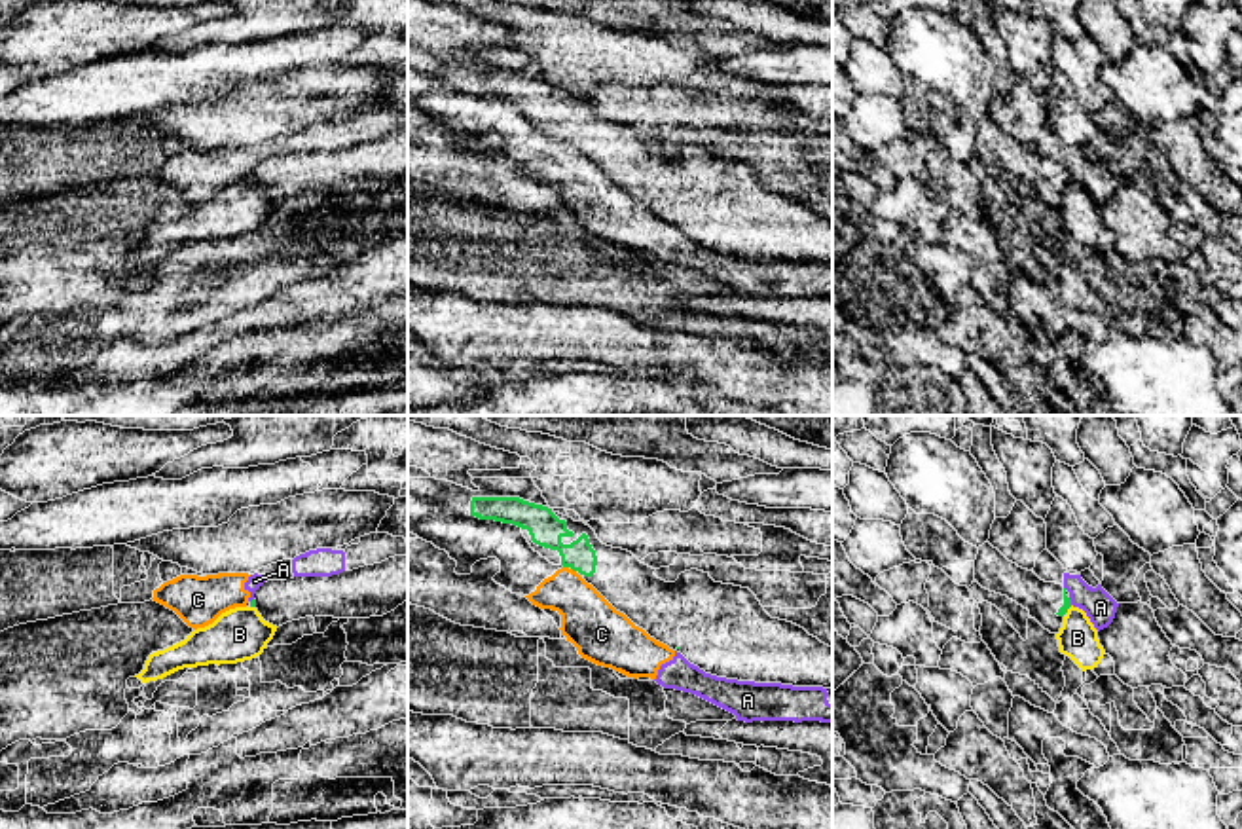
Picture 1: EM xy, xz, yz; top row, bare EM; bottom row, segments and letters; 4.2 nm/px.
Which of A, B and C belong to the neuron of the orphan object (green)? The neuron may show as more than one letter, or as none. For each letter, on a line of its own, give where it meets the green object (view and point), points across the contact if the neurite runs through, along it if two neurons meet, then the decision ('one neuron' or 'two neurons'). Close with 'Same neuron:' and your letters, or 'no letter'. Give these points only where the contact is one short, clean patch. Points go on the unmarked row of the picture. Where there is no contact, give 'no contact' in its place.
A: contact yz (1070, 177); border yz (1068, 173), (1072, 179); two neurons
B: contact yz (1068, 183); border yz (1072, 181), (1064, 188); two neurons
C: contact xz (566, 141); border xz (564, 141), (567, 143); two neurons
Same neuron: no letter

